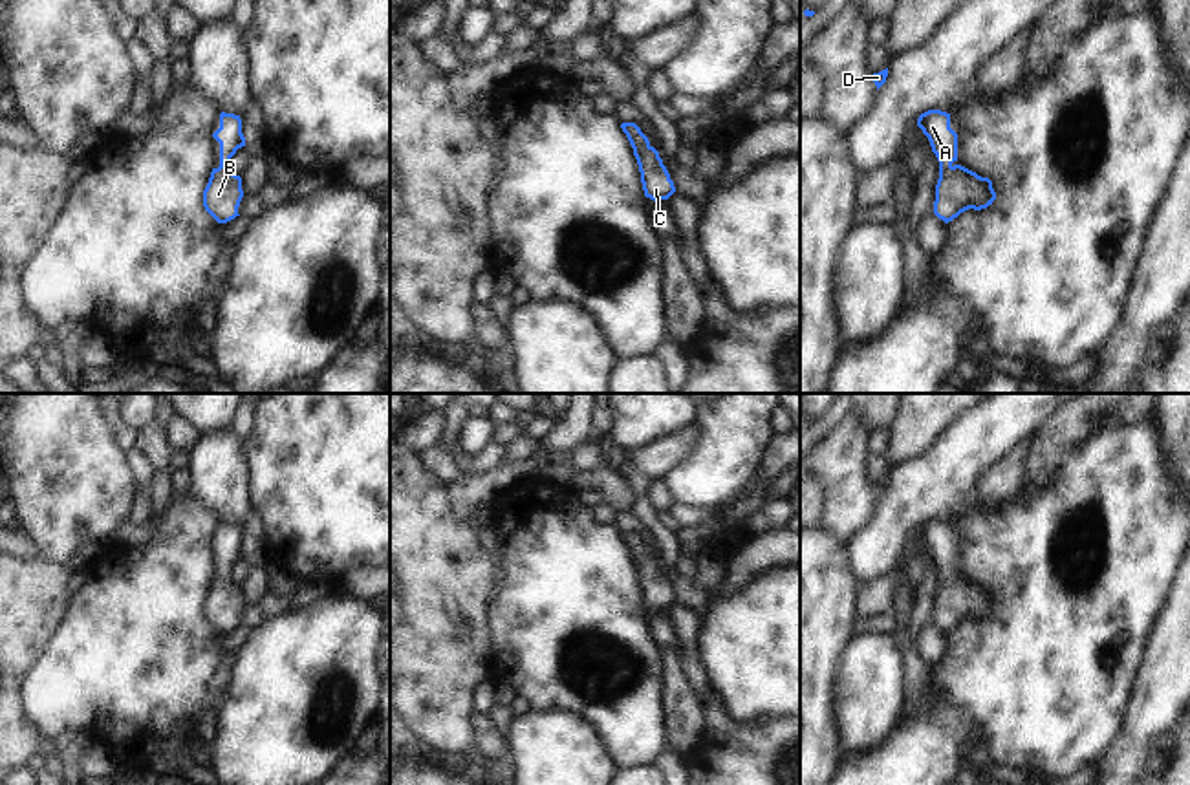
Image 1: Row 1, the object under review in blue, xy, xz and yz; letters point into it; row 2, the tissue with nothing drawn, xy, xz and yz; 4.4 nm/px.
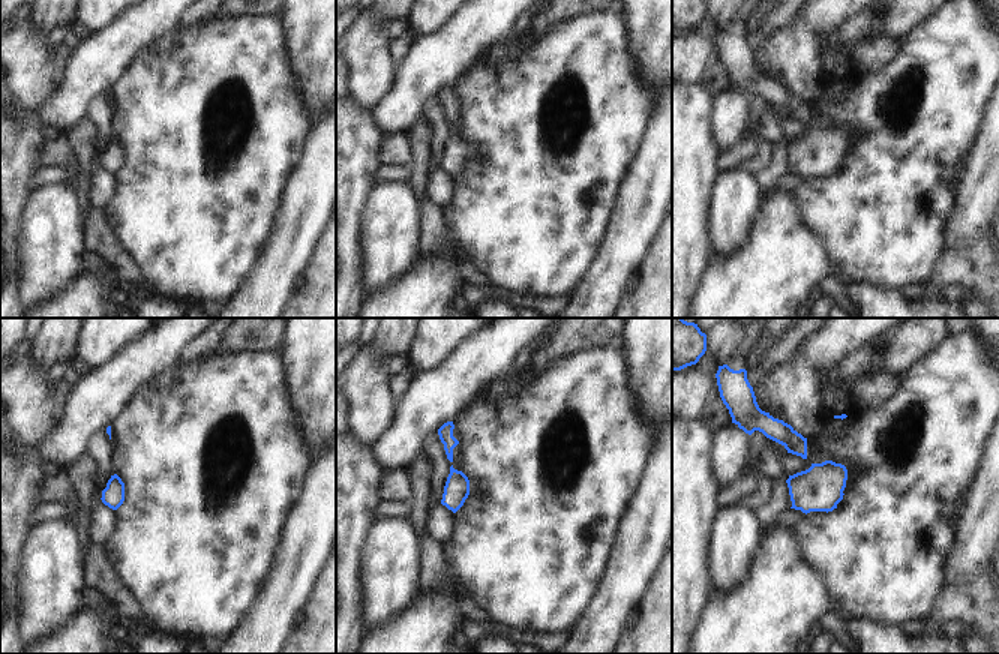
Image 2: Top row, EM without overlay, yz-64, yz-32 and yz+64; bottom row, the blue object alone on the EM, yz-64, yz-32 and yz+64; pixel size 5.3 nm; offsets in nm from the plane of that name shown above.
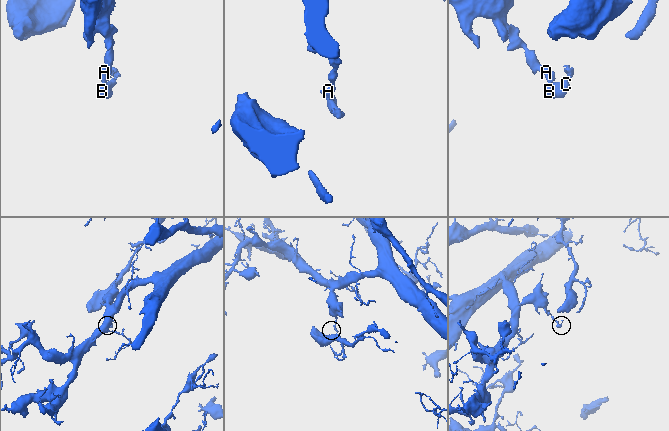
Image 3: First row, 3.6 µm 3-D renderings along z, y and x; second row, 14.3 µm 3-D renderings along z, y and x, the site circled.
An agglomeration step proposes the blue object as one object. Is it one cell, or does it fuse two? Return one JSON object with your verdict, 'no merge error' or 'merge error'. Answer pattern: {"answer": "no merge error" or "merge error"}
{"answer": "no merge error"}

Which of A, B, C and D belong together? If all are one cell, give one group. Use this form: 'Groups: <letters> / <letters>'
Groups: A B C D

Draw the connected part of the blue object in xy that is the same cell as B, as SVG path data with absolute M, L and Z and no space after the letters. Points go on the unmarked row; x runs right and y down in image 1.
M222 522L220 538L212 547L220 553L220 576L211 582L203 617L218 633L227 633L240 626L238 617L243 608L242 587L231 582L231 567L245 556L240 525Z

